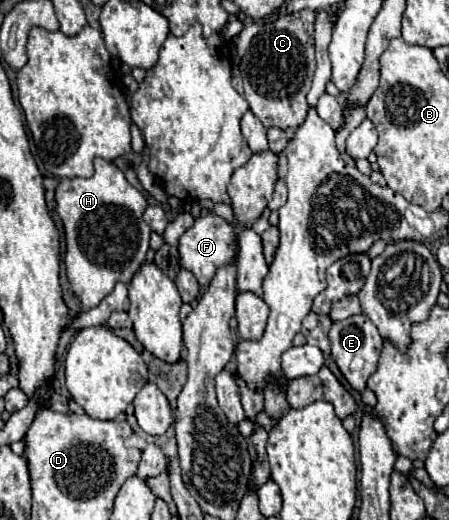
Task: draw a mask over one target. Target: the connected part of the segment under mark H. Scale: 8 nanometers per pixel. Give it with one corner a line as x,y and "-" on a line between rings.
95,159
95,173
89,179
61,179
55,189
57,199
57,213
65,227
65,241
67,241
67,253
65,253
65,271
67,279
75,291
75,295
83,303
83,311
95,307
111,289
115,283
129,283
135,271
145,261
145,253
149,249
149,225
143,221
143,209
147,207
147,201
143,193
139,193
131,183
127,183
125,175
105,159

